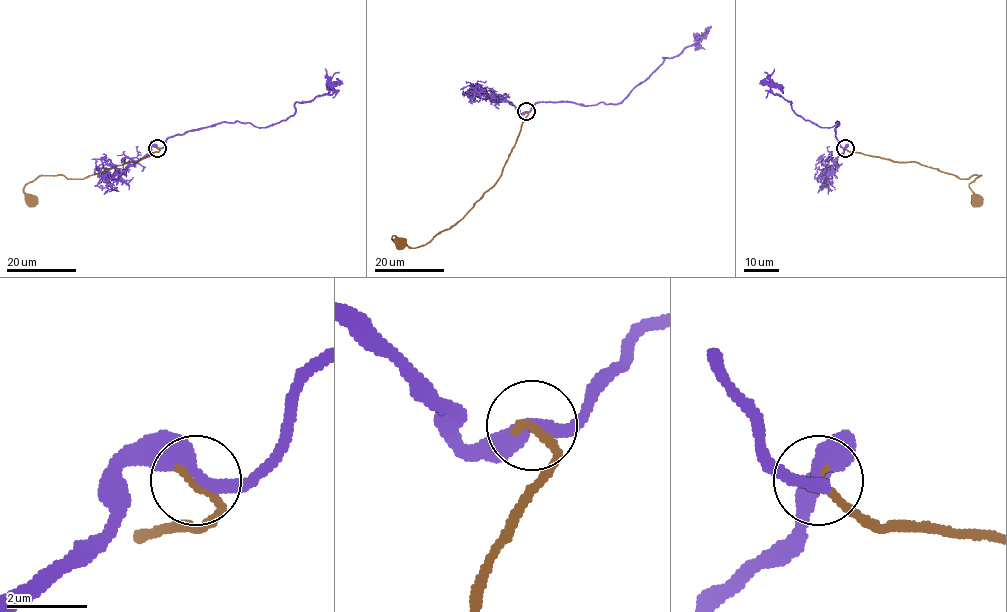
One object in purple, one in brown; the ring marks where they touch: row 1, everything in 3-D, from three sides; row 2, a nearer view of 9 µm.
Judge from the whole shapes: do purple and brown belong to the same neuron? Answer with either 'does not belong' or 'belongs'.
belongs

